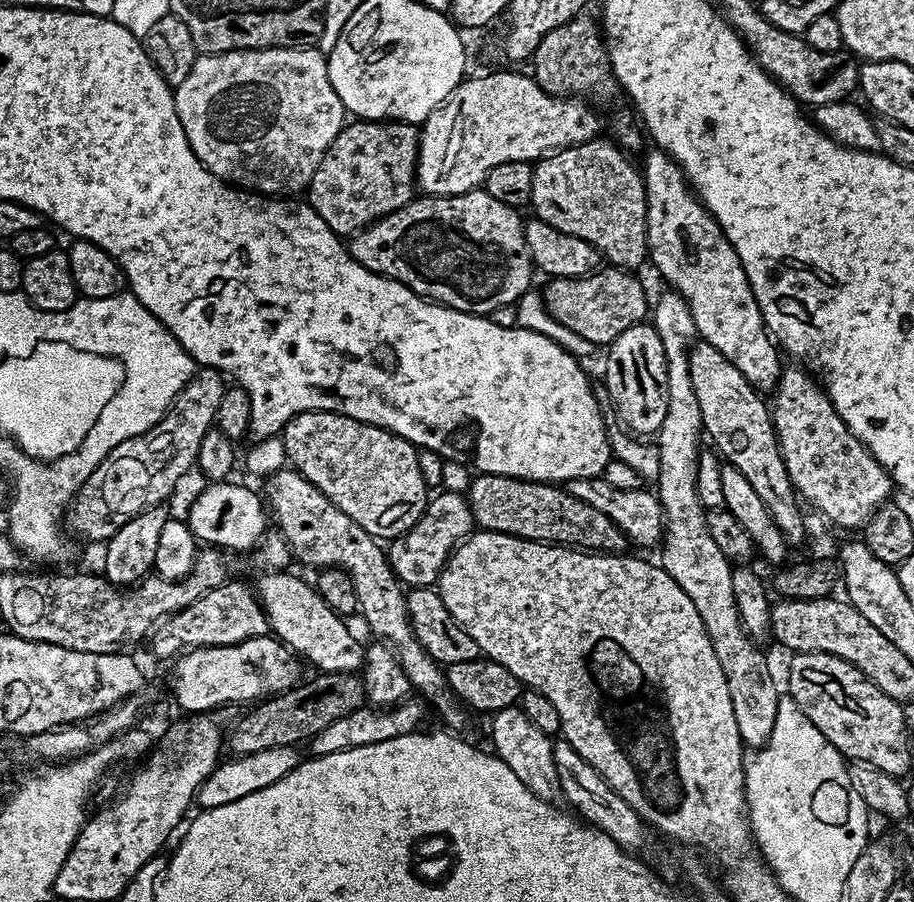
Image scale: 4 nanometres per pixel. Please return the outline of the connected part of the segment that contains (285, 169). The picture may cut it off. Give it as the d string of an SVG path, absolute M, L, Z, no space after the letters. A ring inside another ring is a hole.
M305 46L302 48L247 48L237 52L218 52L215 54L197 55L190 74L186 74L186 82L175 85L174 95L178 118L182 122L182 130L186 130L186 138L194 150L194 154L205 168L208 168L219 180L224 183L245 189L249 192L258 192L269 198L288 198L293 194L300 194L307 189L312 180L314 170L318 170L318 162L326 154L330 142L346 123L346 113L338 94L334 94L334 86L330 86L328 61L325 53L319 47Z

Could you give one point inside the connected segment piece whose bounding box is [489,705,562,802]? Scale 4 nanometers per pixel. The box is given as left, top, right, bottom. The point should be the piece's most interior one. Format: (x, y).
(520, 745)

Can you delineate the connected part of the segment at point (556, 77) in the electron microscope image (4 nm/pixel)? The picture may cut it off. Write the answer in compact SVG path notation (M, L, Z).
M588 14L575 16L562 26L554 26L554 30L550 30L550 34L546 34L532 51L531 64L536 85L549 96L612 92L618 88L616 78L612 75L612 66L608 62L608 49L604 47L601 27Z

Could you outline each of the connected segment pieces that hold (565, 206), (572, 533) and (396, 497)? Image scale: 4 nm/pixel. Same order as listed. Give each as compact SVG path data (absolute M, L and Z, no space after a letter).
M597 138L587 140L585 144L575 144L569 148L561 148L553 151L551 154L543 157L534 167L534 190L532 191L532 203L530 205L535 219L546 222L550 226L554 226L554 230L562 230L566 234L574 234L574 238L582 238L582 242L590 242L590 246L594 246L596 251L609 265L625 270L636 270L640 263L648 260L648 227L646 226L646 190L644 189L644 177L641 169L631 164L629 153L621 148L619 144L611 139Z
M476 474L468 485L466 499L473 521L486 532L501 532L523 540L539 540L557 546L575 546L600 554L625 551L624 532L618 530L618 526L614 526L602 510L594 510L594 506L582 502L582 498L574 498L574 494L552 482Z
M303 412L290 418L282 439L288 455L287 463L295 471L301 472L314 487L322 490L322 494L326 494L326 498L330 498L330 502L342 510L342 514L354 518L354 522L375 536L377 541L391 542L403 536L424 513L430 499L430 489L418 466L418 449L406 438L337 412Z

